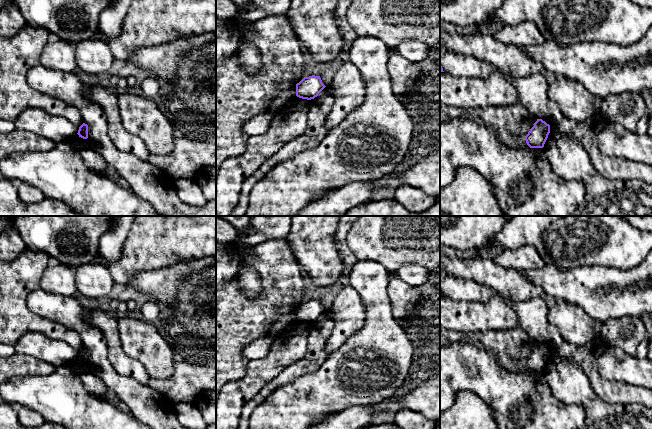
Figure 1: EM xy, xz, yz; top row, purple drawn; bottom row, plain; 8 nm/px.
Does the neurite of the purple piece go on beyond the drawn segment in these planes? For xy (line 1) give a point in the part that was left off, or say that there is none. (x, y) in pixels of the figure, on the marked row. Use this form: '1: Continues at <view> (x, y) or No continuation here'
1: No continuation here

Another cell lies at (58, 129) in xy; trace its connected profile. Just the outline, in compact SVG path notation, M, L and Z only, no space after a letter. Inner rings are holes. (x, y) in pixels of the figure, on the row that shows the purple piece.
M37 108L25 109L14 121L15 129L45 137L55 143L67 142L79 127L64 117L51 115Z

